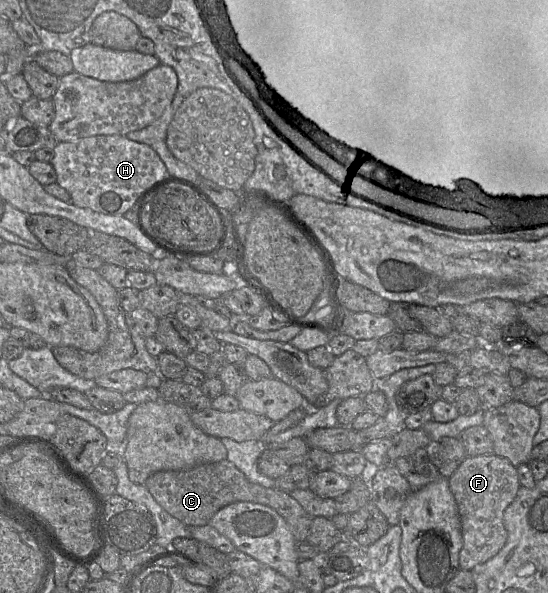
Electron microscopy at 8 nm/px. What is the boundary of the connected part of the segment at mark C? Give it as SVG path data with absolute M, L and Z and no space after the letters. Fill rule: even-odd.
M227 459L188 470L157 471L151 474L144 484L165 511L187 526L209 524L218 510L238 501L259 503L276 510L289 525L296 541L307 539L313 519L289 492L249 481L244 473Z

